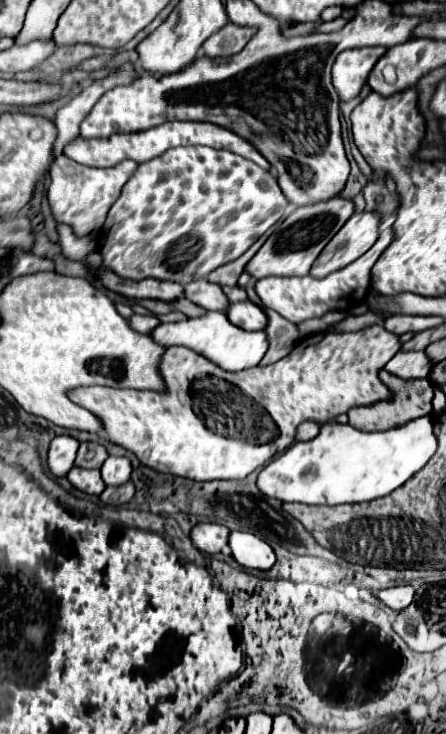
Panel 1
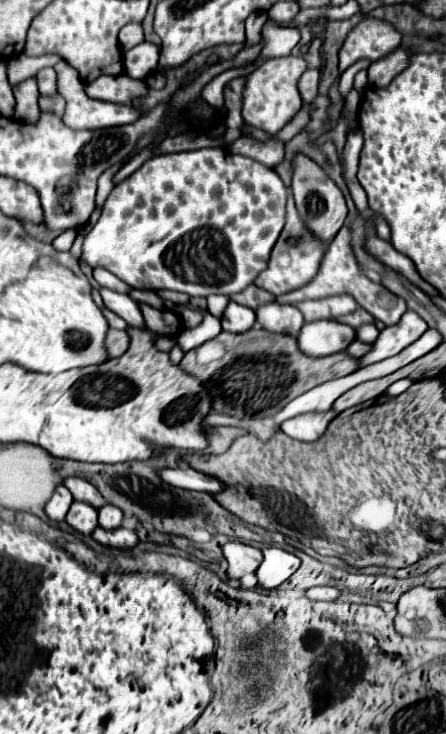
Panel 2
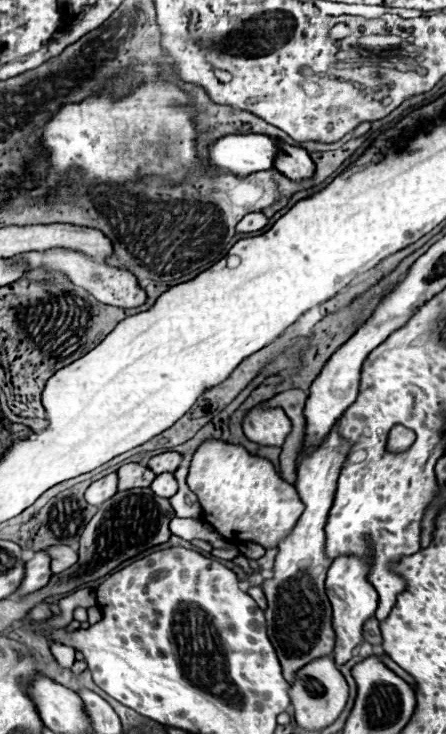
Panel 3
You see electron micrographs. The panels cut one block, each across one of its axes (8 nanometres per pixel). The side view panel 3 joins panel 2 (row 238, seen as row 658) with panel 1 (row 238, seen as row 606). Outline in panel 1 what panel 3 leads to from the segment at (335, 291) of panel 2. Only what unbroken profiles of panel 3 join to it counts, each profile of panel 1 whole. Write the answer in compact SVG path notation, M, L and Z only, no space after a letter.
M356 212L340 232L328 242L312 264L310 276L324 278L358 260L378 238L380 216L376 212Z

